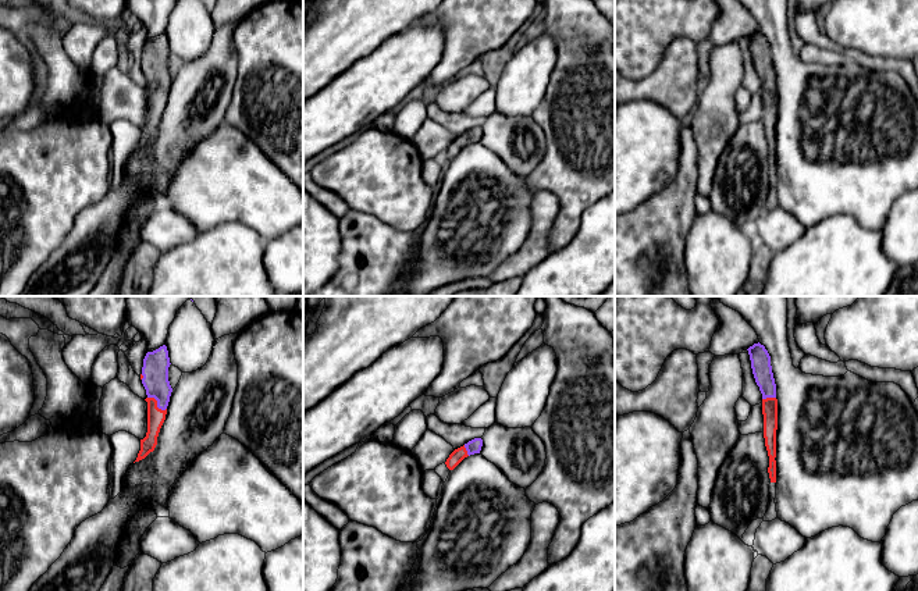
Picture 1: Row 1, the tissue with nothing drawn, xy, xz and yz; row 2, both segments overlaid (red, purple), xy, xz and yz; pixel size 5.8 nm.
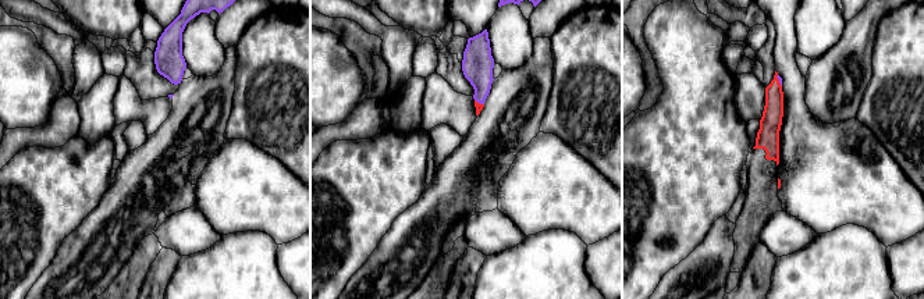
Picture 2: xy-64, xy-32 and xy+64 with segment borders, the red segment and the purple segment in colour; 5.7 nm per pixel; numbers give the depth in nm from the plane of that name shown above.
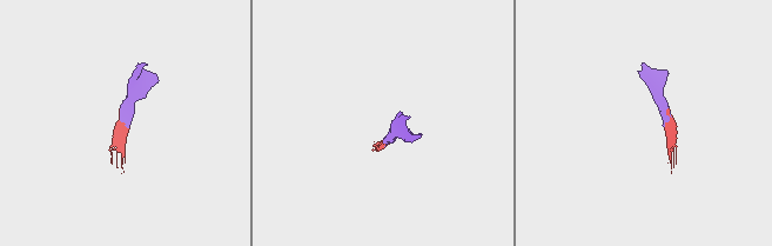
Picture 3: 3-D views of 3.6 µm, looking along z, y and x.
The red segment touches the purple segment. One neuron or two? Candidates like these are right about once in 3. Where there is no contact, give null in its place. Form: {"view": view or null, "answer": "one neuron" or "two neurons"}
{"view": "xy", "answer": "one neuron"}

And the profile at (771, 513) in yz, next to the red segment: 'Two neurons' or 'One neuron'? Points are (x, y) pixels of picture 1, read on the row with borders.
One neuron

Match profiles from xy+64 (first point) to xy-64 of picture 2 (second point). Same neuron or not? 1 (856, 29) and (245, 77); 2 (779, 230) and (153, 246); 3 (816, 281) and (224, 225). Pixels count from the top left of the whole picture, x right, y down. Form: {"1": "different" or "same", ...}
{"1": "different", "2": "different", "3": "different"}

